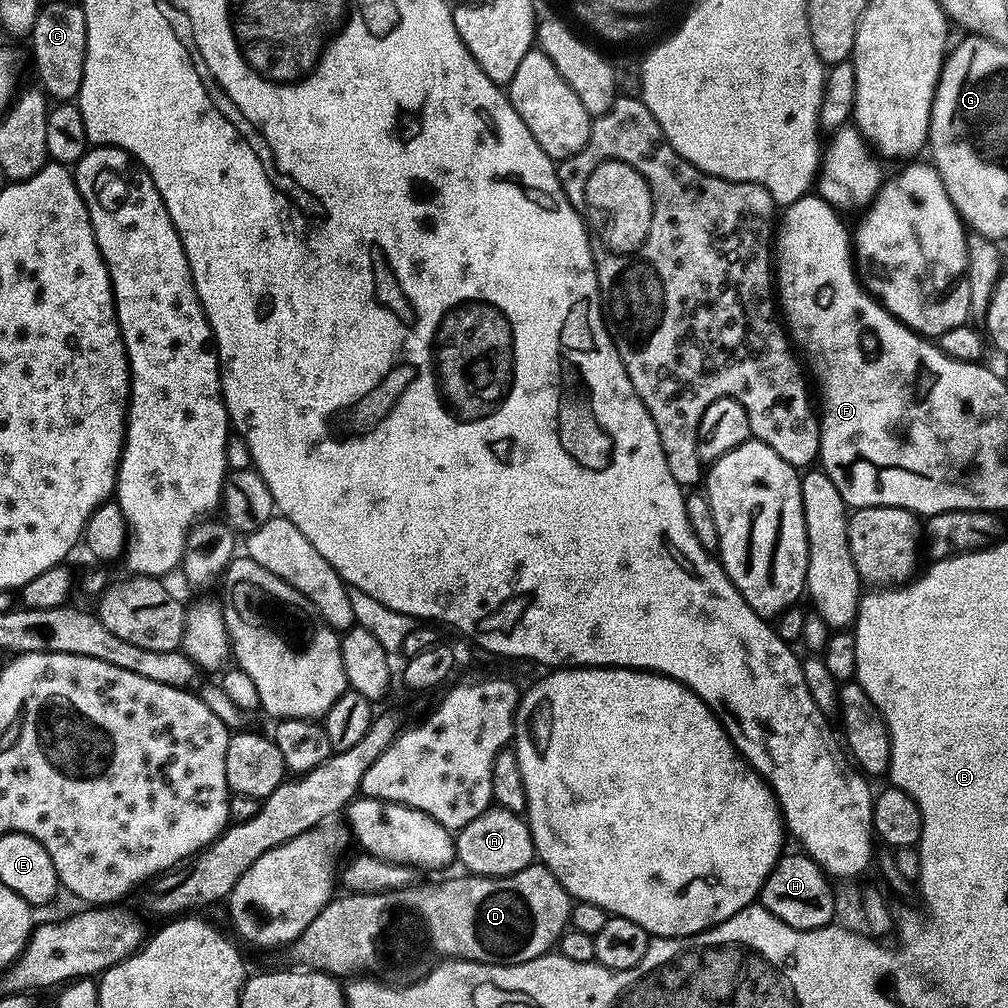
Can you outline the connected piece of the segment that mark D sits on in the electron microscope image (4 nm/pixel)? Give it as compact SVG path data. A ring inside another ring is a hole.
M533 862L528 867L518 870L512 876L473 876L471 874L459 874L453 880L444 880L441 884L419 884L413 882L407 884L405 888L391 888L385 892L353 892L351 894L337 895L328 901L328 905L302 930L302 934L294 941L296 956L301 960L301 965L307 966L312 970L329 973L337 978L348 978L353 974L360 974L365 968L365 973L371 974L376 978L387 978L392 982L411 982L423 978L428 973L429 968L433 967L441 960L449 958L454 960L477 960L483 964L521 964L530 962L534 958L545 955L548 948L559 941L560 936L569 927L572 918L573 897L569 896L568 891L554 878L554 874L543 864Z

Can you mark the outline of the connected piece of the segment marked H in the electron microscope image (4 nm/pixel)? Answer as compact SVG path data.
M784 854L760 887L758 900L766 910L770 910L770 914L774 914L774 918L786 922L786 926L794 930L809 932L815 928L826 928L833 923L835 914L834 888L828 883L829 877L809 856Z

